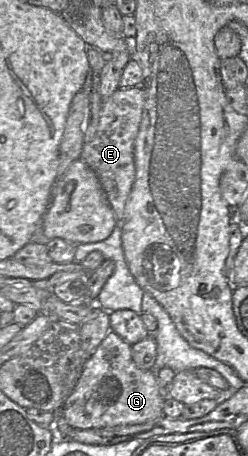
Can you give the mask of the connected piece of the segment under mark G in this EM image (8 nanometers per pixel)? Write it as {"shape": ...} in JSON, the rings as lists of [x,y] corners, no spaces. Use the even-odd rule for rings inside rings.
{"shape":[[[110,330],[84,364],[73,391],[61,408],[61,415],[74,429],[137,425],[161,418],[164,402],[156,372],[137,368],[132,359],[131,345]]]}

